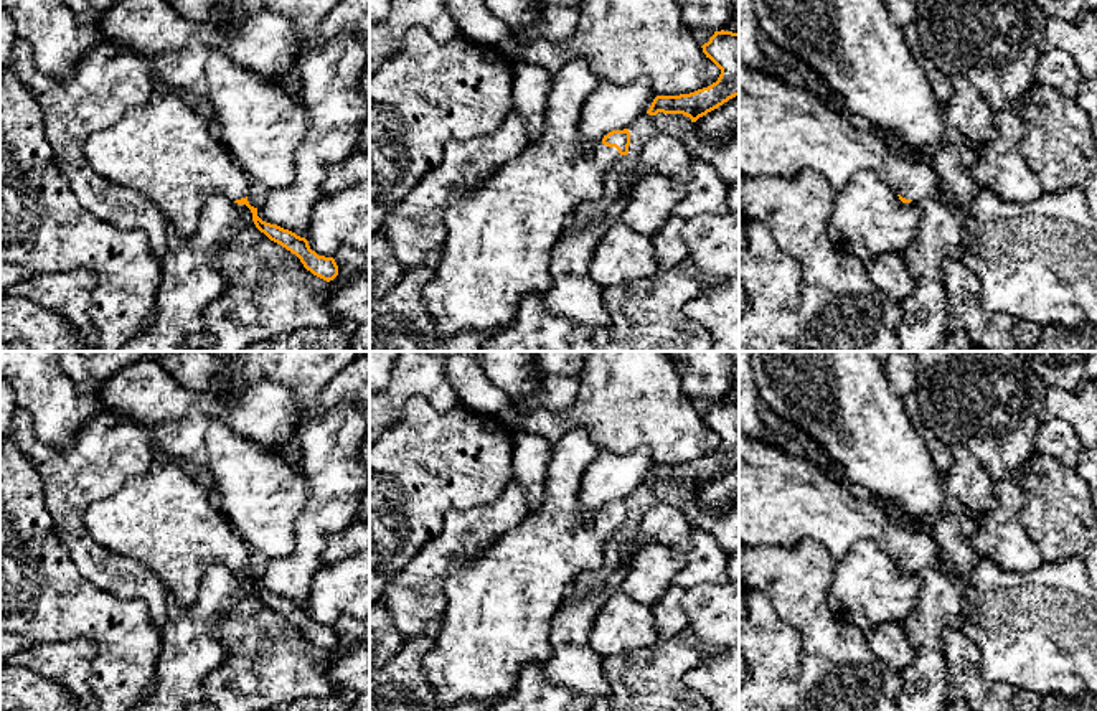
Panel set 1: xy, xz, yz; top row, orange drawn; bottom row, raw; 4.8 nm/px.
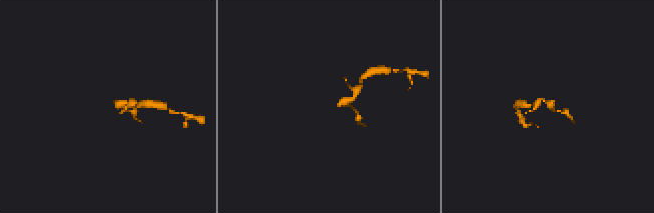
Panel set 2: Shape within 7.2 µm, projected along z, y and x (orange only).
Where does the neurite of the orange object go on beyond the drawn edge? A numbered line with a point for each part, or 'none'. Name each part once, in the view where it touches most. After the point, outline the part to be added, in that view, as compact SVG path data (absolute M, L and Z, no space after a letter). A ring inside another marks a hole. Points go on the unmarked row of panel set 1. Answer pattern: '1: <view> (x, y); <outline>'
1: xz (500, 602); M576 427L553 442L548 459L543 503L500 534L490 546L472 558L457 558L445 582L447 605L440 617L442 630L436 648L424 658L422 671L436 691L439 709L465 699L495 699L515 690L520 671L528 665L546 665L553 655L551 620L569 596L574 579L584 571L599 569L604 544L617 534L615 516L599 510L589 523L579 516L579 492L587 465L604 447L591 440L584 427Z

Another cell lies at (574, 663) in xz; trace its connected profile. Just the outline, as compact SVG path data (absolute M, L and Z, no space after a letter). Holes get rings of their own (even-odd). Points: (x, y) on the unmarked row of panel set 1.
M658 503L643 513L635 538L625 544L624 563L596 592L569 594L551 620L549 642L553 655L544 665L546 678L576 693L607 696L610 686L604 676L602 655L592 648L592 627L597 612L614 591L620 591L632 554L643 543L660 543L675 551L693 548L693 528L683 511L668 503Z

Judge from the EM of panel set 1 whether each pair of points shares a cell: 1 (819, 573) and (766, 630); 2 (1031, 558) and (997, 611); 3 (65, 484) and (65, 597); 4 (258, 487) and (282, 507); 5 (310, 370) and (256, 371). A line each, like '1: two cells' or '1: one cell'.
1: two cells
2: two cells
3: two cells
4: one cell
5: one cell

